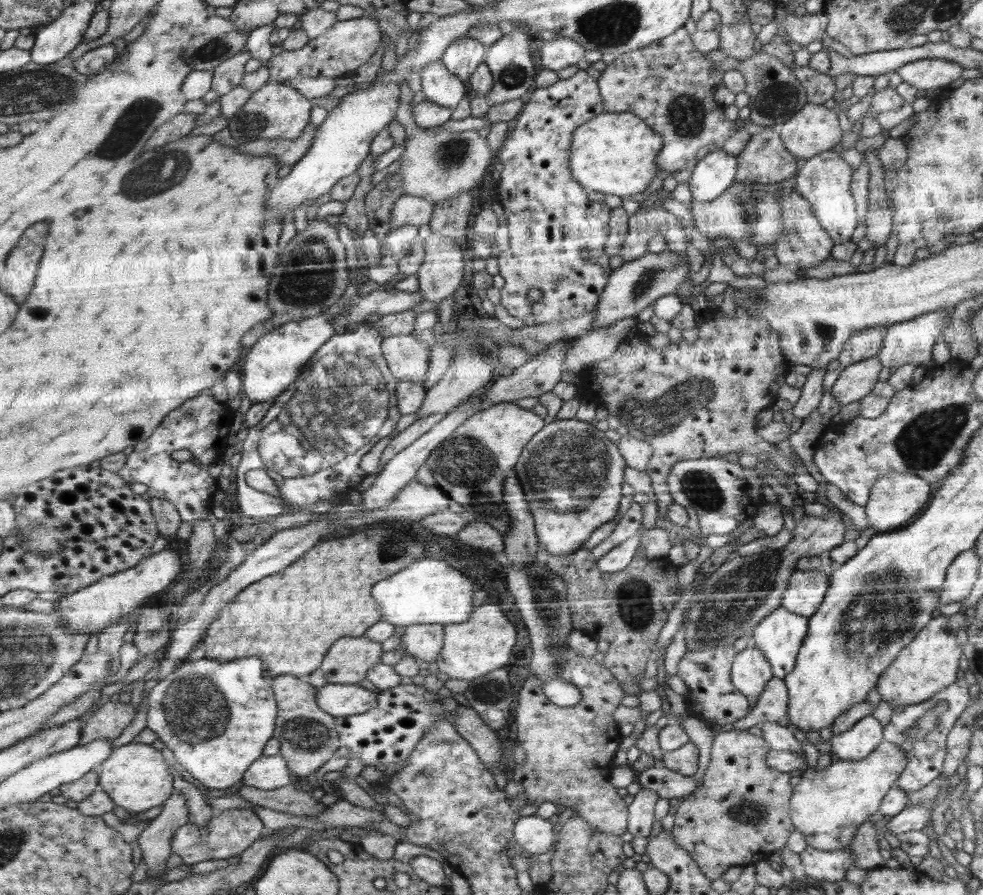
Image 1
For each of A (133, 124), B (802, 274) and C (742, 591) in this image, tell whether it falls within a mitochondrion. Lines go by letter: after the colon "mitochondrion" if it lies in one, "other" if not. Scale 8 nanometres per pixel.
A: mitochondrion
B: other
C: mitochondrion

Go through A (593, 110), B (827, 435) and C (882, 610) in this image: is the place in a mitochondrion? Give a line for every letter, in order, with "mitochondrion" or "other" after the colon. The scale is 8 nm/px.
A: other
B: other
C: mitochondrion

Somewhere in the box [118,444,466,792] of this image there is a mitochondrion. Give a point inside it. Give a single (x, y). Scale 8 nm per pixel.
(195, 709)

